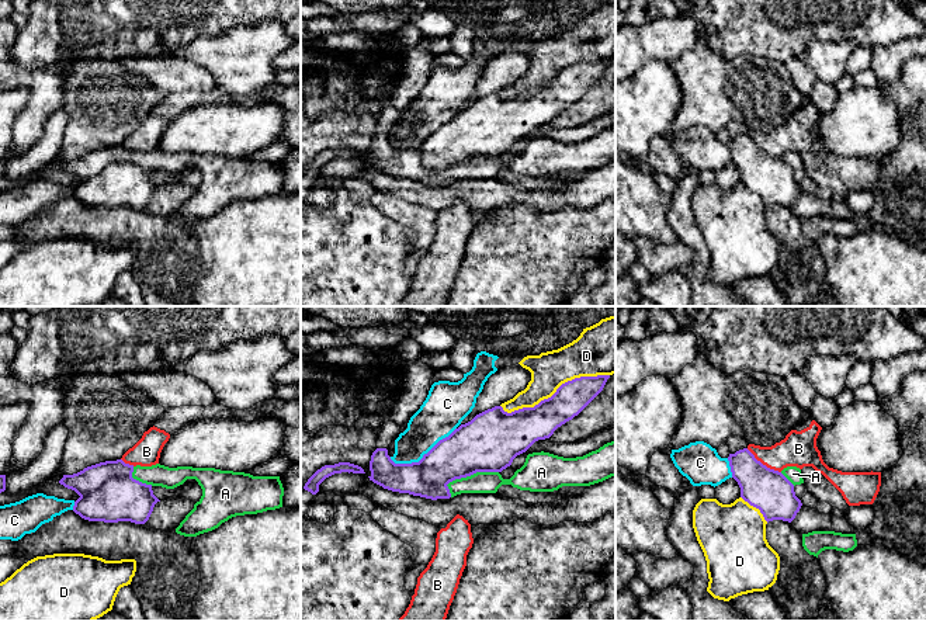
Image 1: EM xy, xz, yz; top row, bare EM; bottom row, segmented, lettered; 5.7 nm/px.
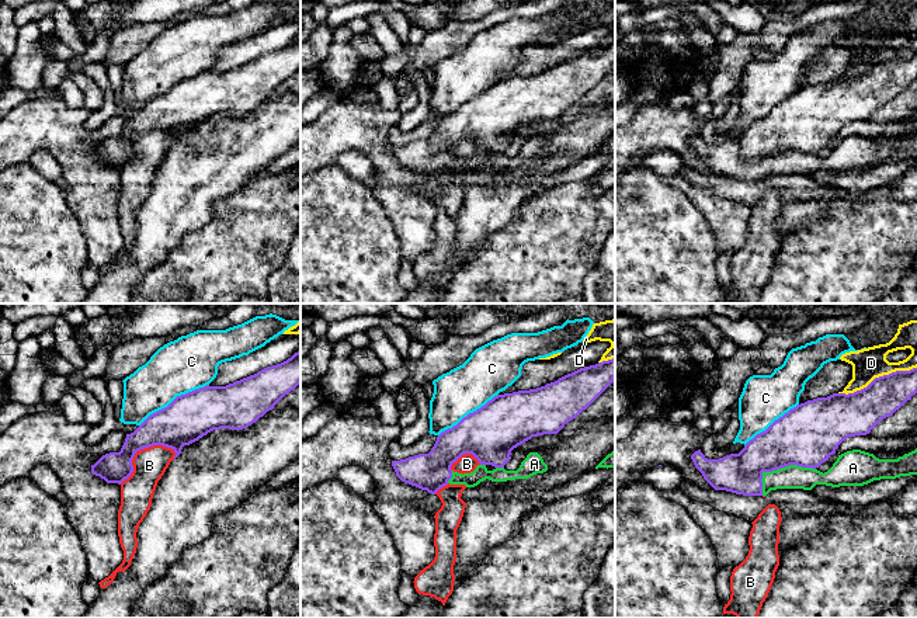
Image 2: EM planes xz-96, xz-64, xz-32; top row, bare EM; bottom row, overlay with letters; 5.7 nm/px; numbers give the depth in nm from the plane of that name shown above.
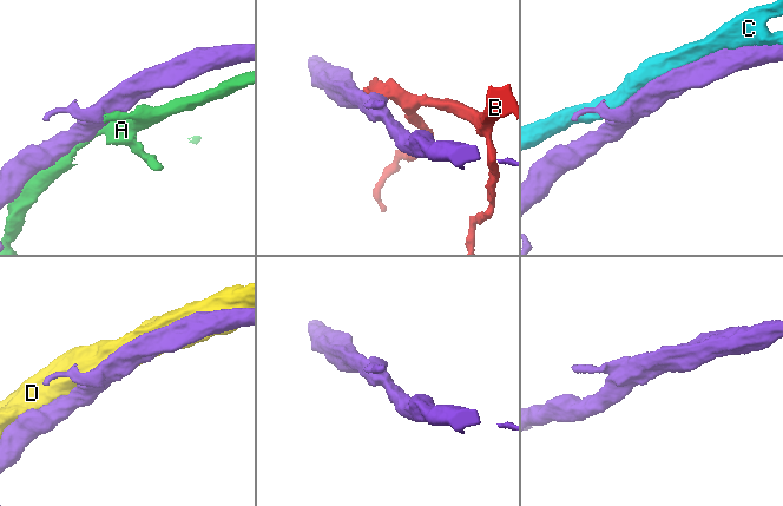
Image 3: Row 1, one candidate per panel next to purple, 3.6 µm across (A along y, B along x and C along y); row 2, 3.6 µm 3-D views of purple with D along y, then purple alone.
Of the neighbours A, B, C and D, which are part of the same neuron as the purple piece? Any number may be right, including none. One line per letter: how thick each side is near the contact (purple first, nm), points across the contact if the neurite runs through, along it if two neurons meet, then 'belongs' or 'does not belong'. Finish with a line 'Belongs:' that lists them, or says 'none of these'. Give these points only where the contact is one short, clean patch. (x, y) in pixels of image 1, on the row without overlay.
A: calibres 340 and 130 nm; does not belong
B: calibres 240 and 200 nm; border yz (746, 134), (763, 149), (780, 158); does not belong
C: calibres 280 and 240 nm; does not belong
D: calibres 200 and 220 nm; does not belong
Belongs: none of these

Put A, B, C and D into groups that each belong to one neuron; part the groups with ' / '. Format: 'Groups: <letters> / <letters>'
Groups: A / B / C / D

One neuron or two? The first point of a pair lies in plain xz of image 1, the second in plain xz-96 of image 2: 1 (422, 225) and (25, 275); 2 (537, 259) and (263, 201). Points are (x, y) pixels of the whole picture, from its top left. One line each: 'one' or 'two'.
1: two
2: one

